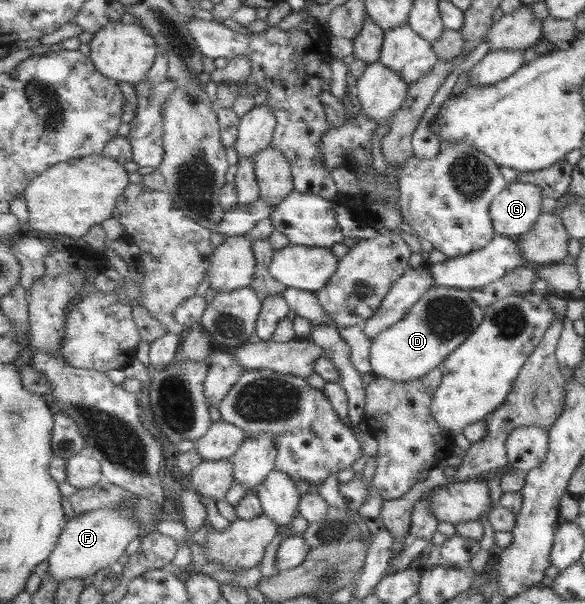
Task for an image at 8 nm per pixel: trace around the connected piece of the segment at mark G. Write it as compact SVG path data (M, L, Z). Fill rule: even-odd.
M511 183L490 208L495 233L519 237L531 232L541 216L543 197L533 183Z

